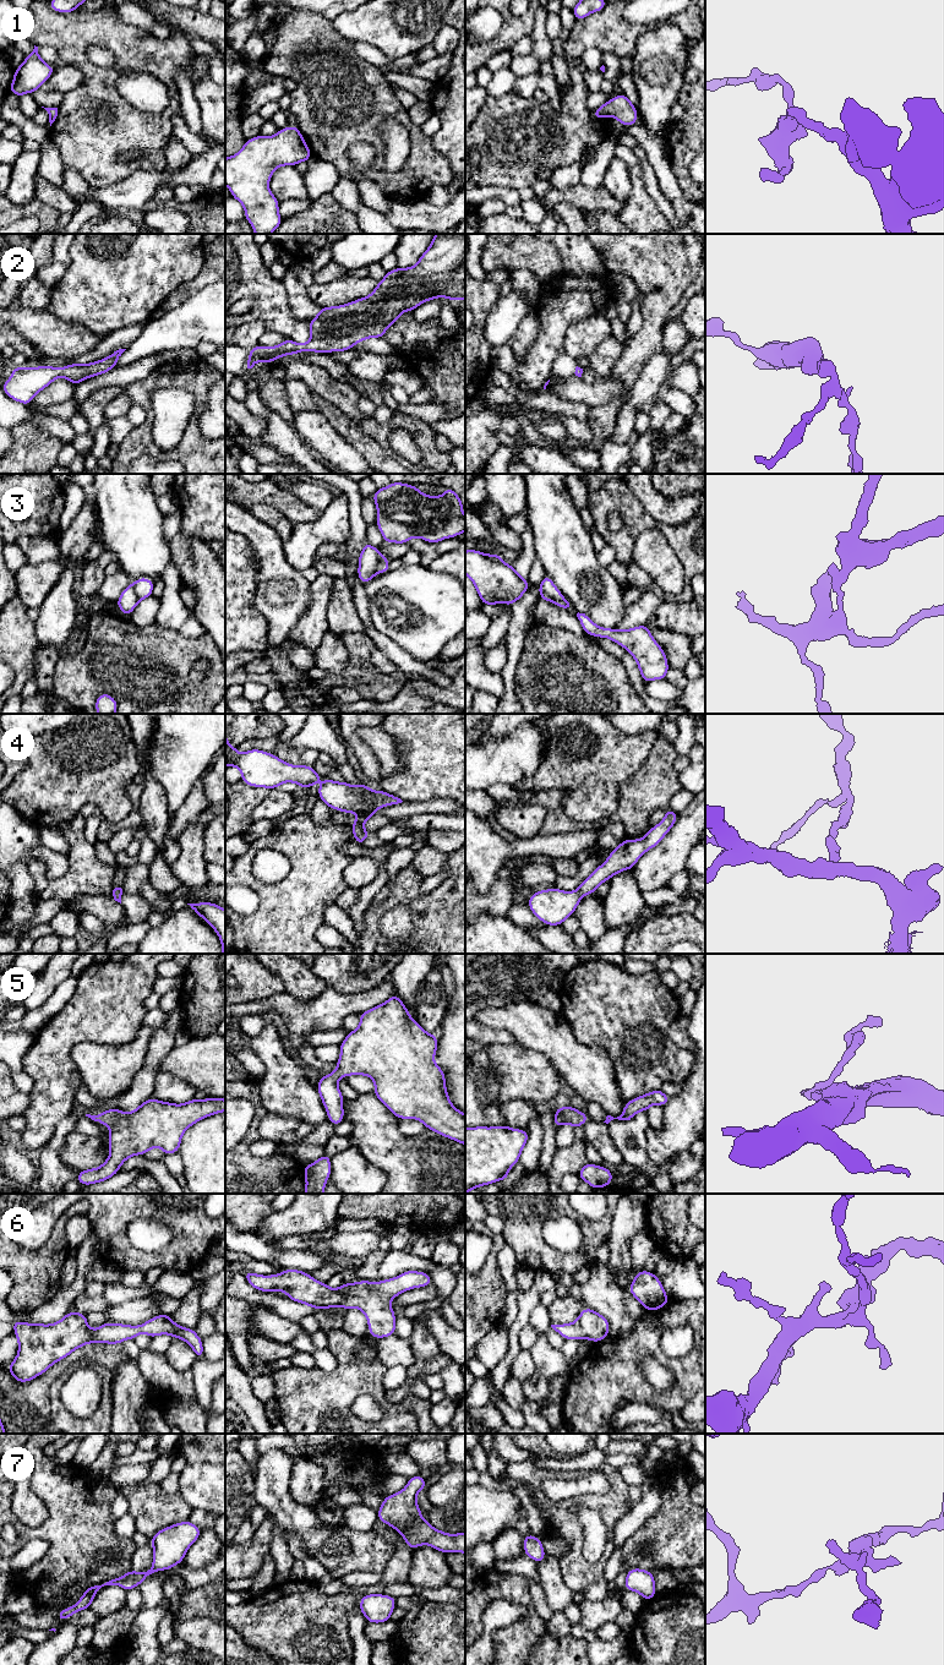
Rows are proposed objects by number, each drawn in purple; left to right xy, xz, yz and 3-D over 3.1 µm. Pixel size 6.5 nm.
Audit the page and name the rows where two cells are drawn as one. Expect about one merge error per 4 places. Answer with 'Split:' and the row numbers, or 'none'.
Split: 3

